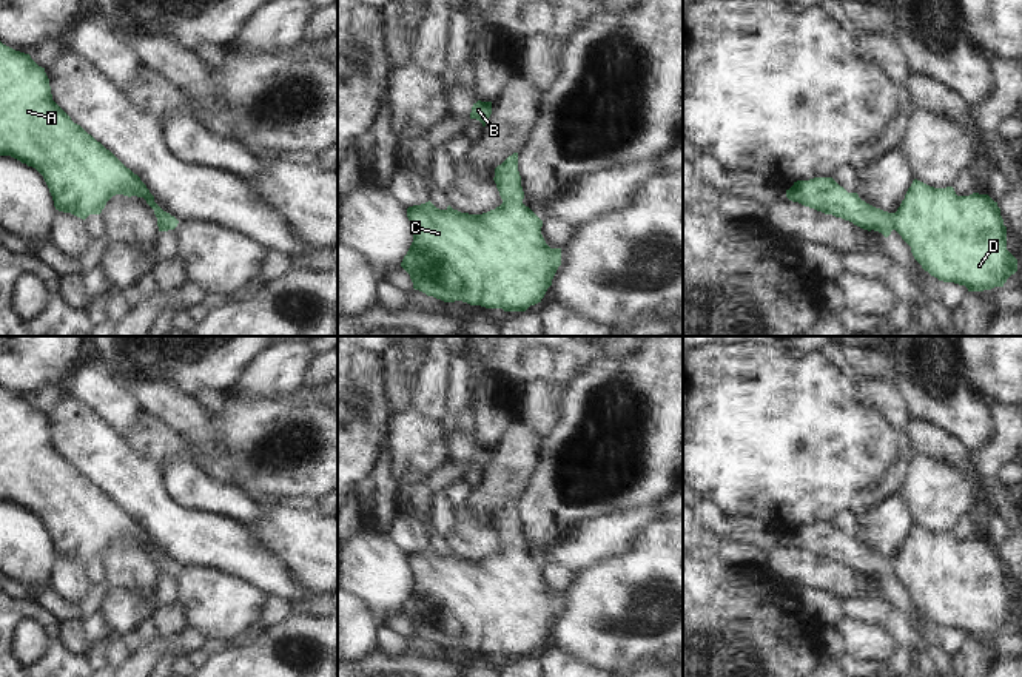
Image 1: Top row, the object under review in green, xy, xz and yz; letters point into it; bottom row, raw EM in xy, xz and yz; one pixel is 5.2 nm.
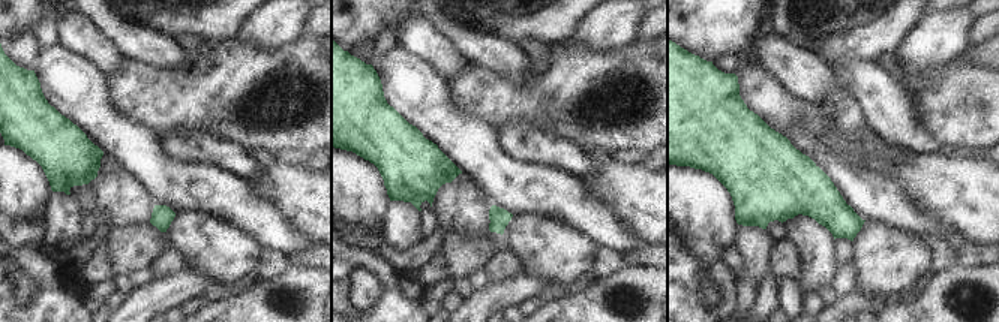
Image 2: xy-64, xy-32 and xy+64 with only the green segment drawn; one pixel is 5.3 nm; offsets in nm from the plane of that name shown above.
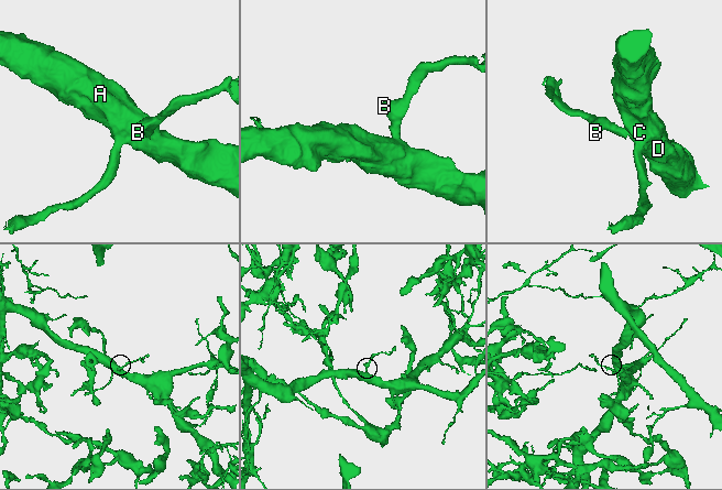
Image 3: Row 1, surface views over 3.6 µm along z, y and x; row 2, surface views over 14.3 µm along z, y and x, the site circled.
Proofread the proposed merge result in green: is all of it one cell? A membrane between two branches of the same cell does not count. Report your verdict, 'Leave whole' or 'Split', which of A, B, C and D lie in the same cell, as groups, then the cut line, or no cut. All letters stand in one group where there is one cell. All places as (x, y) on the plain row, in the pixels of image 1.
Leave whole. Groups: A B C D. No split

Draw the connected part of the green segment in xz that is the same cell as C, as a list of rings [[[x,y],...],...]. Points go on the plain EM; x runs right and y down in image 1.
[[[518,498],[509,501],[495,514],[493,523],[503,549],[482,560],[469,560],[453,555],[436,554],[430,546],[407,554],[407,563],[413,574],[413,588],[404,601],[401,612],[410,620],[413,634],[444,648],[462,646],[486,654],[504,657],[526,657],[541,648],[552,625],[561,611],[561,594],[550,594],[543,580],[543,566],[523,549],[524,537],[518,517]]]

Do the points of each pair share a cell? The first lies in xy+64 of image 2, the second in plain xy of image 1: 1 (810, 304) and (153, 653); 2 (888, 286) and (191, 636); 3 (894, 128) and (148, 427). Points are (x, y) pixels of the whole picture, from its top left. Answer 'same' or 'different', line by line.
1: different
2: different
3: different

